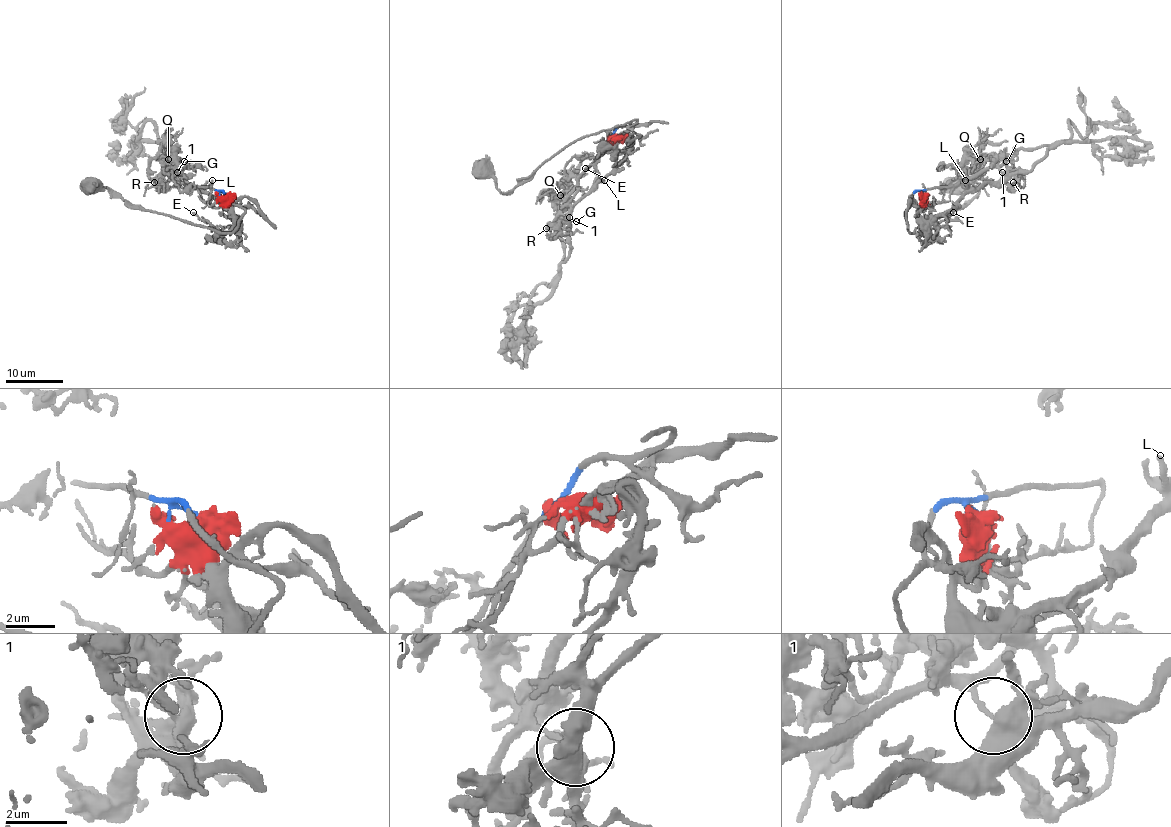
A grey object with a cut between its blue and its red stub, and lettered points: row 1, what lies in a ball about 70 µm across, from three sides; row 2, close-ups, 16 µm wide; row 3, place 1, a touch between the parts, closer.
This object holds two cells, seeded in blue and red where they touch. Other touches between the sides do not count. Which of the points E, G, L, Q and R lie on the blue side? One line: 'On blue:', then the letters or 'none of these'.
On blue: Q

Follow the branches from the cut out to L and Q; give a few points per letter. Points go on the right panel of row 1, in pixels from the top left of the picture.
L: (924, 194), (919, 214), (922, 217), (944, 215), (967, 190), (965, 180)
Q: (924, 193), (955, 187), (965, 168), (977, 170), (982, 165), (984, 160), (979, 160)

